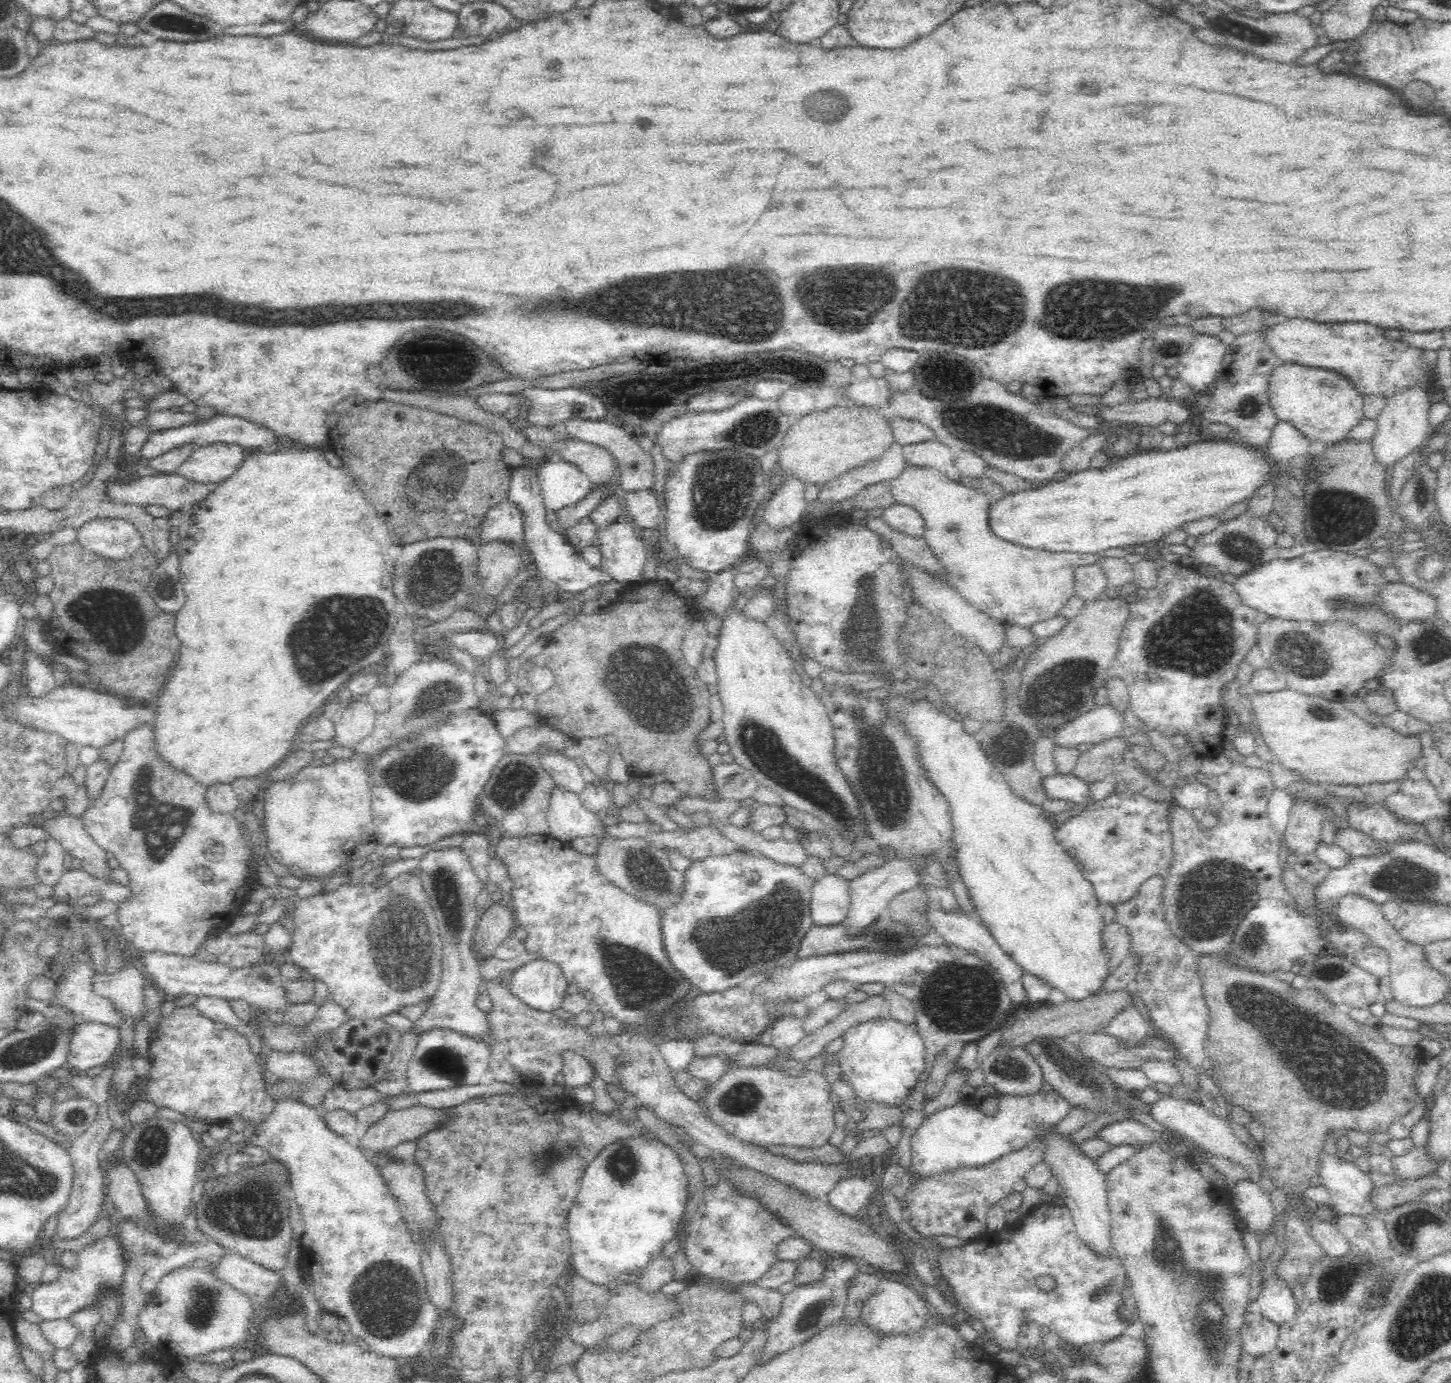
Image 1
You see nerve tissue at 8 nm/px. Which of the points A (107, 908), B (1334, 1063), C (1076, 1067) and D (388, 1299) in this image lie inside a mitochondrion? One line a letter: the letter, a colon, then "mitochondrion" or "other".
A: other
B: mitochondrion
C: other
D: mitochondrion

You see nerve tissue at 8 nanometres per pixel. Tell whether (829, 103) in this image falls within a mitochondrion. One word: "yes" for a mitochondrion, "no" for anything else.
yes

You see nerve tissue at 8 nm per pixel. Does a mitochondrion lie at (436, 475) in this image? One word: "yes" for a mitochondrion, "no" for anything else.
yes

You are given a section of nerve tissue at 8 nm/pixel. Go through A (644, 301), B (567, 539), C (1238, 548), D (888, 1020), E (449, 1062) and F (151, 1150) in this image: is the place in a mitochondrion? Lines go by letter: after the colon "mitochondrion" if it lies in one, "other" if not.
A: mitochondrion
B: other
C: mitochondrion
D: other
E: mitochondrion
F: mitochondrion

